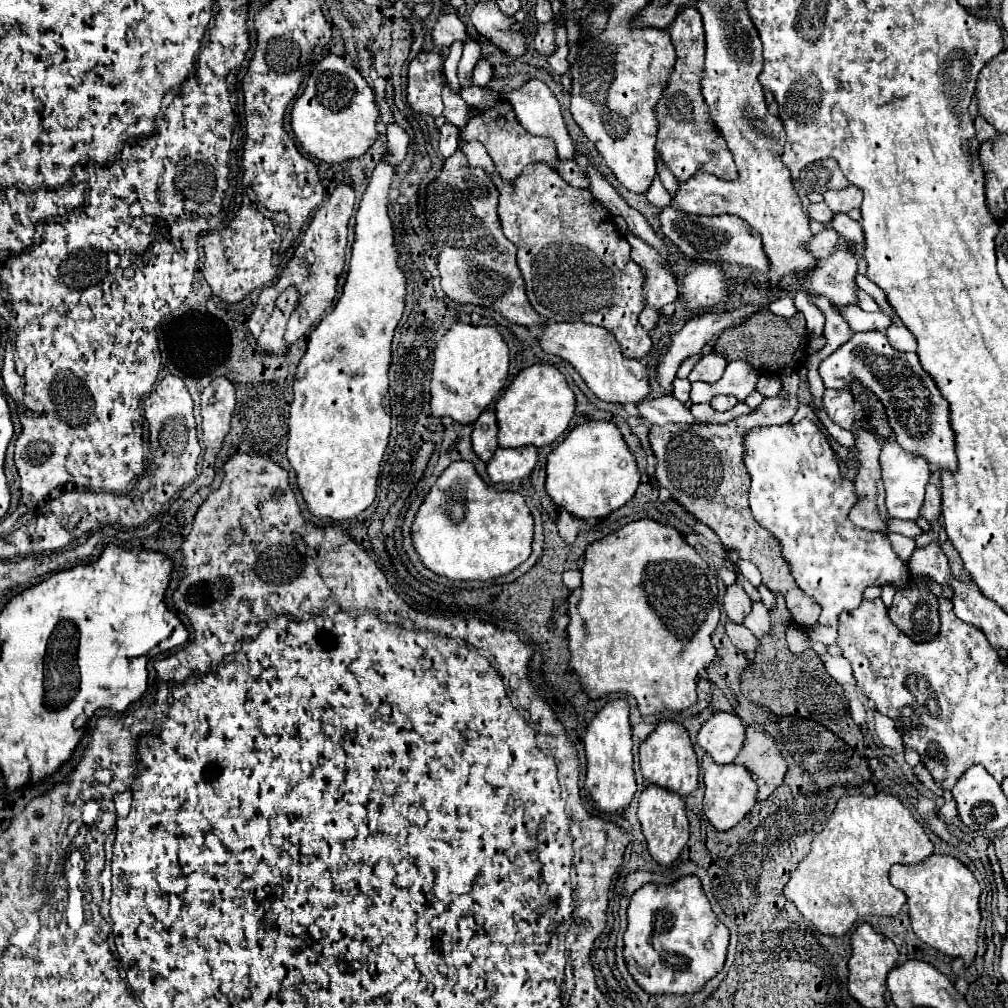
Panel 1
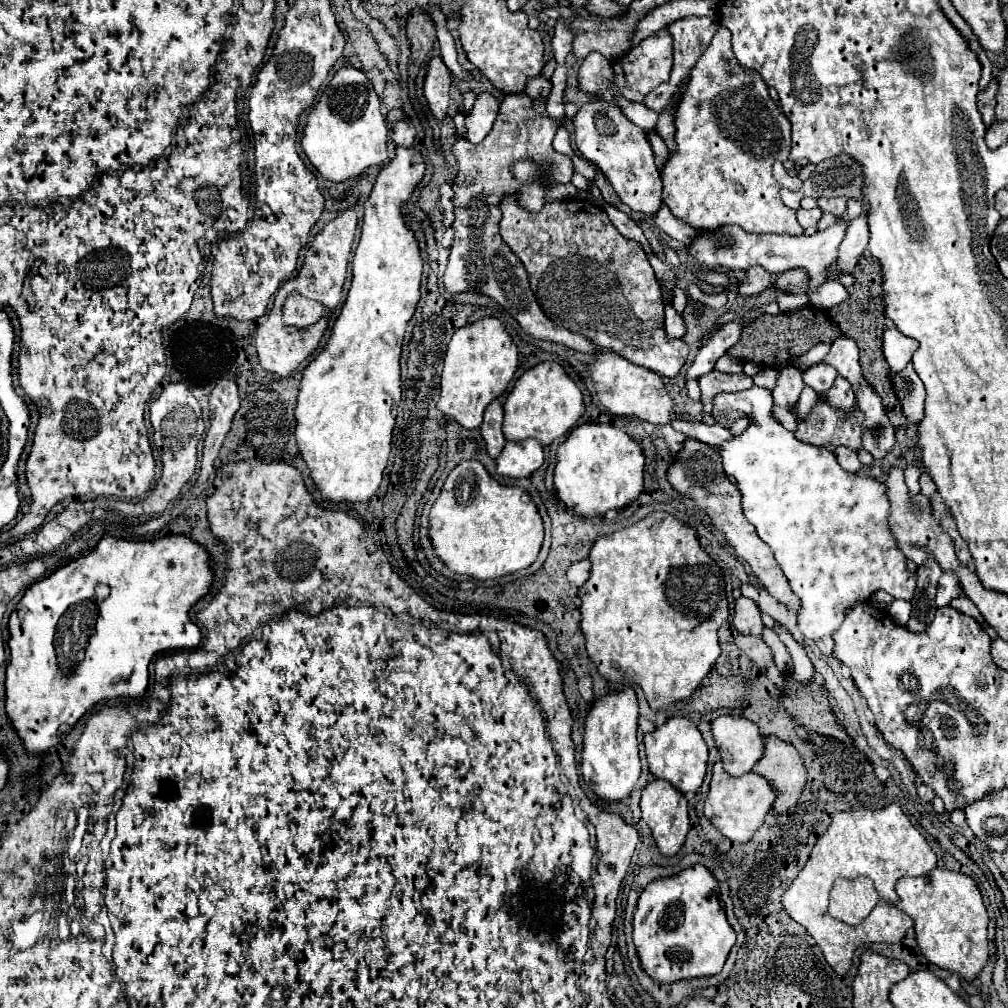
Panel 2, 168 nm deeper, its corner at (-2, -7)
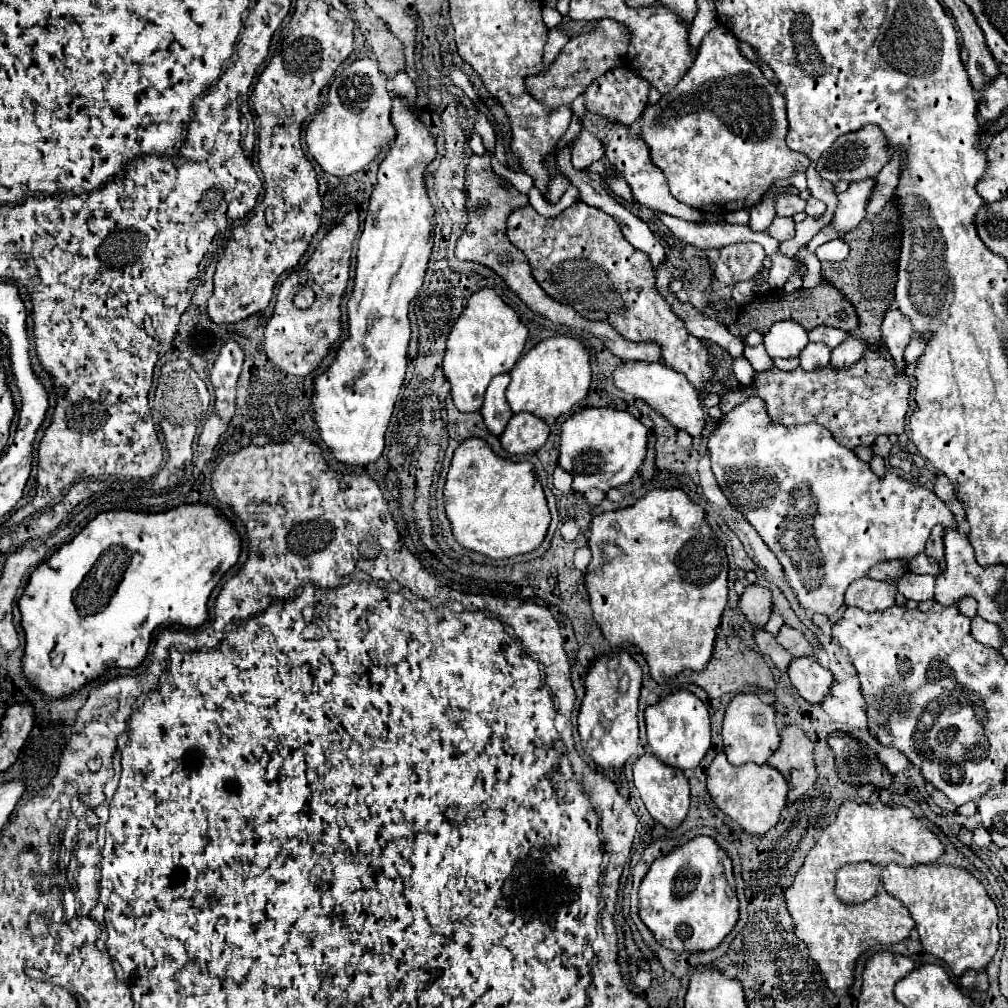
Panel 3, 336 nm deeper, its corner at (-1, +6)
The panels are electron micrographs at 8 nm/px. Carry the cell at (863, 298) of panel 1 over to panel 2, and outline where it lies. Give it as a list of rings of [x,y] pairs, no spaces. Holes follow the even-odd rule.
[[[829,280],[829,282],[823,282],[823,284],[819,286],[819,292],[817,292],[817,294],[811,294],[809,300],[811,300],[811,304],[817,306],[817,308],[831,310],[831,308],[839,306],[841,302],[849,300],[849,292],[847,292],[847,288],[845,288],[841,282]]]

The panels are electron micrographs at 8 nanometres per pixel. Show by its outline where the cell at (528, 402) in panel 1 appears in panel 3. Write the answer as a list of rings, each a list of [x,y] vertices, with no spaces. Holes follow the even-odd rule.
[[[548,337],[518,359],[516,367],[510,371],[510,379],[512,381],[508,385],[506,397],[514,413],[528,411],[542,419],[558,419],[560,415],[566,415],[574,405],[582,403],[588,395],[592,381],[590,353],[584,343],[574,337]]]

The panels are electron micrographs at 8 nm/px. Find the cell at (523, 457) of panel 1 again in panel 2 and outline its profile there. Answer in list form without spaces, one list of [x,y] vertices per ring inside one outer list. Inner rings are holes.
[[[537,440],[519,444],[507,442],[497,458],[497,474],[507,478],[527,478],[543,464],[543,446]]]

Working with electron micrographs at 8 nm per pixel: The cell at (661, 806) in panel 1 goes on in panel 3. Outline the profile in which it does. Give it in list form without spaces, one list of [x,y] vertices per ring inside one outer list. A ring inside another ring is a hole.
[[[642,753],[634,761],[634,785],[640,793],[646,809],[650,811],[650,815],[656,821],[660,821],[666,829],[676,829],[686,819],[688,805],[690,805],[690,787],[688,787],[688,779],[684,777],[684,773],[680,769],[674,769],[674,767],[662,763],[652,753]]]

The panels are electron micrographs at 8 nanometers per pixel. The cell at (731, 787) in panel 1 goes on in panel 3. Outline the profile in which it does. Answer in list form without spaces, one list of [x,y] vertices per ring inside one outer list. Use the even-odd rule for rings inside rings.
[[[718,753],[706,773],[708,773],[708,791],[714,803],[728,817],[738,821],[744,831],[752,835],[764,835],[780,821],[780,813],[786,807],[788,781],[774,767],[756,765],[756,763],[746,763],[736,767],[726,759],[724,753]]]

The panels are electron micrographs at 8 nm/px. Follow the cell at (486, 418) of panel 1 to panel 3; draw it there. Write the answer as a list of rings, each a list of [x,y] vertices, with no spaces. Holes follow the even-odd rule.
[[[498,375],[496,379],[492,379],[492,383],[488,385],[486,397],[484,397],[484,405],[482,405],[482,417],[486,427],[494,433],[500,435],[508,423],[508,419],[512,417],[512,409],[508,407],[506,401],[506,387],[510,383],[510,375]]]

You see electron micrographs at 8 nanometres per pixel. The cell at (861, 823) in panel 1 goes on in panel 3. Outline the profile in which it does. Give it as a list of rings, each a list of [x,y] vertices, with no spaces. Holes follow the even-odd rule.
[[[846,801],[836,819],[824,829],[822,837],[810,849],[802,869],[794,877],[794,885],[785,892],[786,909],[794,921],[794,933],[808,945],[812,961],[818,965],[828,987],[836,995],[846,995],[854,983],[856,959],[874,945],[900,943],[910,937],[914,919],[908,909],[879,886],[870,901],[860,907],[846,907],[836,893],[836,871],[848,863],[868,861],[872,865],[898,863],[902,867],[934,863],[944,853],[940,839],[920,823],[910,809],[890,807],[880,801],[876,803],[854,803]],[[836,935],[844,935],[842,945],[836,945]]]

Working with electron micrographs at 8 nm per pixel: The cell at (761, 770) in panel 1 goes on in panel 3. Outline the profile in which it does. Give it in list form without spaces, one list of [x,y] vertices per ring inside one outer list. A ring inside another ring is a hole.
[[[788,725],[782,729],[782,745],[768,759],[770,767],[776,767],[790,783],[788,803],[794,803],[816,783],[816,763],[814,763],[814,743],[798,725]]]

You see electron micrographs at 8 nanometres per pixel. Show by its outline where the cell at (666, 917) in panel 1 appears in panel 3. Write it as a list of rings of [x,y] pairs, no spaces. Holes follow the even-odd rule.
[[[710,837],[692,841],[662,855],[650,865],[640,885],[640,919],[654,937],[672,951],[708,951],[732,931],[738,921],[738,897],[730,855]]]

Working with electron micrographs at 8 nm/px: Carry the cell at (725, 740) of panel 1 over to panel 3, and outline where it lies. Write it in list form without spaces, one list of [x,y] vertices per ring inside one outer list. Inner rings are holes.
[[[738,693],[726,709],[722,737],[724,753],[732,765],[744,765],[750,761],[764,765],[766,759],[780,747],[780,729],[776,727],[774,705],[764,703],[758,693]]]

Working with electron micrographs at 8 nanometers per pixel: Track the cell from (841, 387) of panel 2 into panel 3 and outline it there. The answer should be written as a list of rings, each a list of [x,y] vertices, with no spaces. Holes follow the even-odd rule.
[[[848,335],[848,339],[844,339],[844,343],[840,343],[840,347],[832,349],[830,365],[834,369],[848,369],[862,357],[864,349],[866,349],[864,339],[860,339],[860,335]]]

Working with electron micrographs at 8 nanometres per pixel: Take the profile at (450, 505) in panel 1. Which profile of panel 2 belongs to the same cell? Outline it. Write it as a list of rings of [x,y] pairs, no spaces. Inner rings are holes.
[[[467,460],[449,472],[429,512],[429,538],[441,562],[455,574],[491,580],[529,568],[543,542],[543,522],[531,496],[493,480],[481,462]]]

